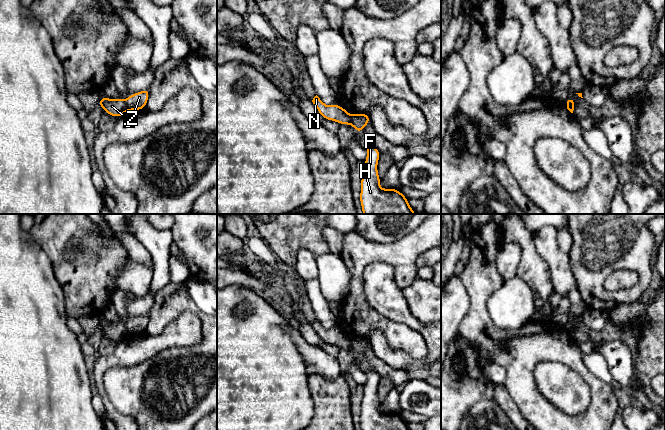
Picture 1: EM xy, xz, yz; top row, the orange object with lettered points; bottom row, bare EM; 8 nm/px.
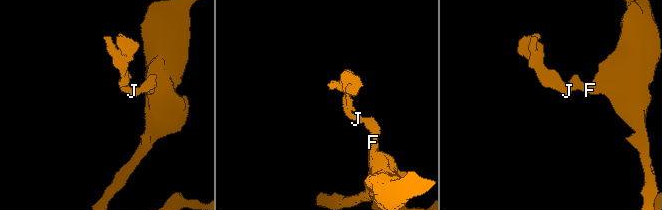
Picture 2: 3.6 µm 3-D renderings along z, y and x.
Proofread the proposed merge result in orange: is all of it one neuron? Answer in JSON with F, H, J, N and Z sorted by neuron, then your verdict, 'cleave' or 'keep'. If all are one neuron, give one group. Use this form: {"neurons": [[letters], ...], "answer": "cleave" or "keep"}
{"neurons": [["F", "H", "Z"], ["J", "N"]], "answer": "cleave"}

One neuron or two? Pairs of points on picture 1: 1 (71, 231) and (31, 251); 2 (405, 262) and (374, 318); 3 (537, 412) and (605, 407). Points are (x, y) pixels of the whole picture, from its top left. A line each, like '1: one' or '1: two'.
1: two
2: one
3: one

